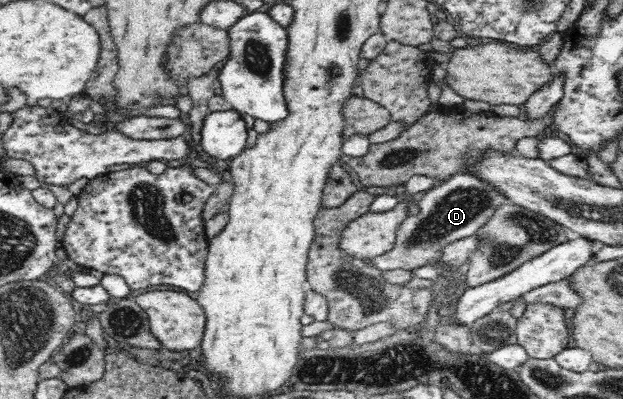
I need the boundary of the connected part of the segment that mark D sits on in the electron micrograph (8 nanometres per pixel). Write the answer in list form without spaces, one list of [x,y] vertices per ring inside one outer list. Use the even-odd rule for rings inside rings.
[[[458,172],[448,182],[424,192],[418,200],[417,213],[409,214],[401,223],[396,235],[395,247],[385,255],[372,257],[372,267],[381,272],[388,269],[405,269],[413,271],[425,265],[427,261],[438,261],[442,247],[447,243],[473,236],[493,210],[506,199],[490,185],[466,172]]]

